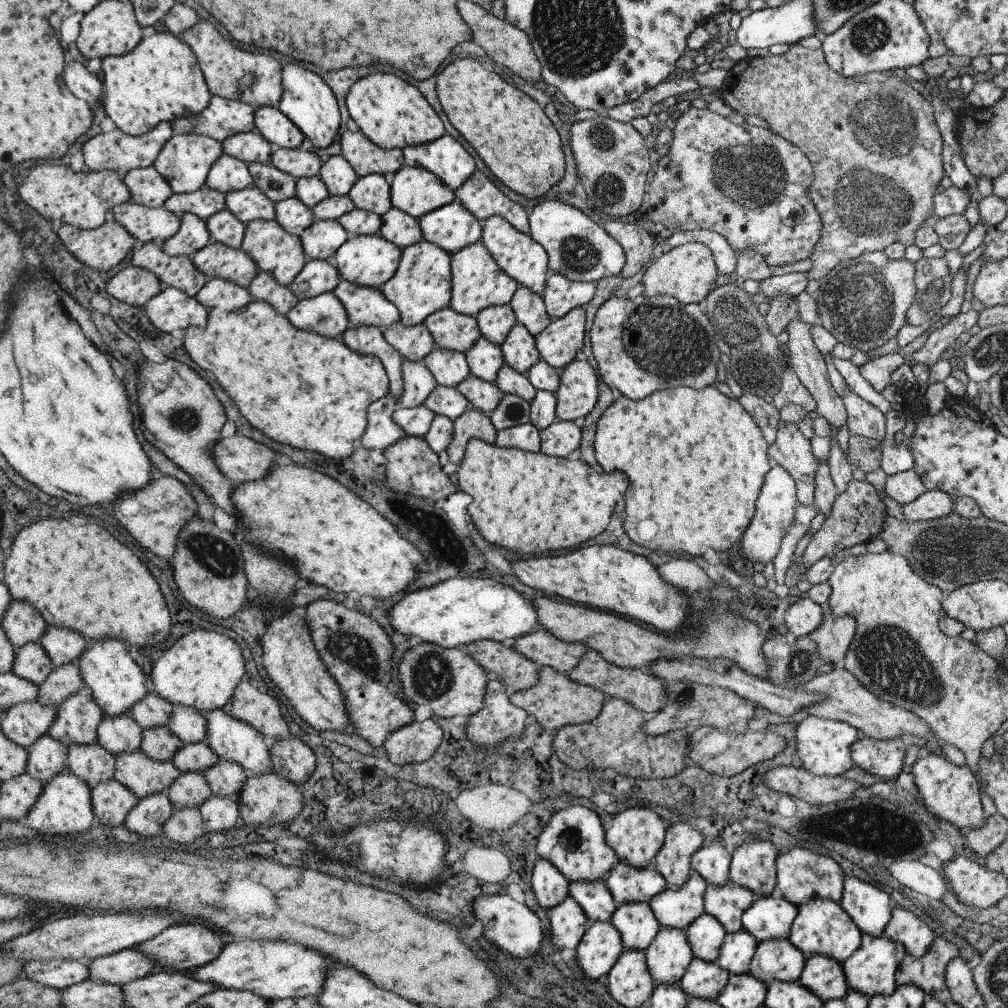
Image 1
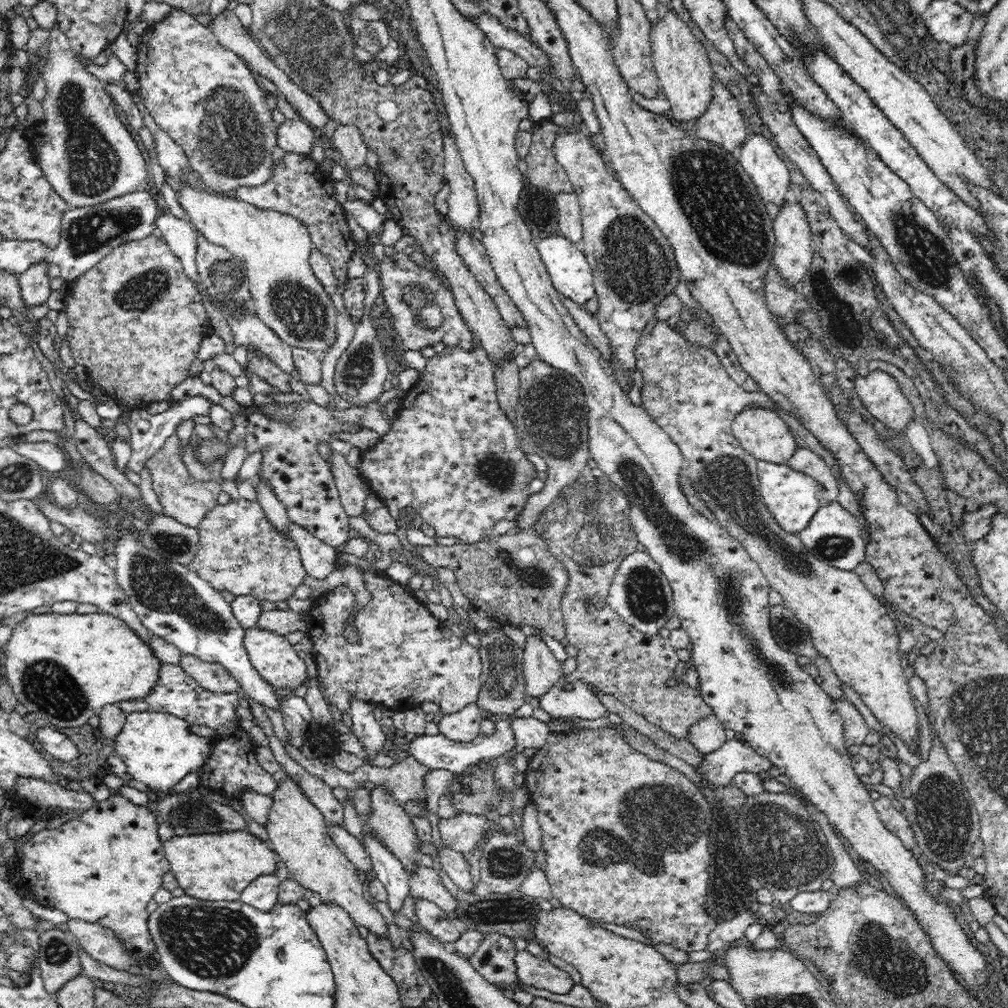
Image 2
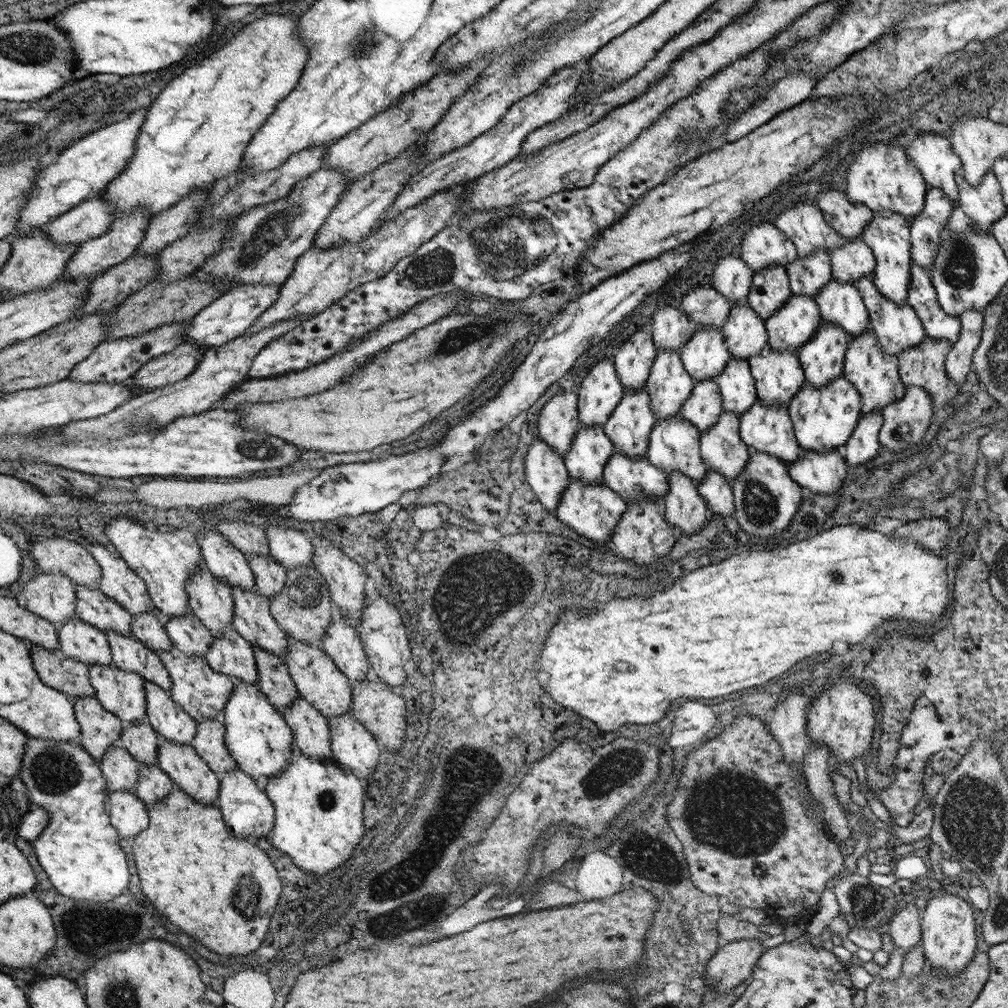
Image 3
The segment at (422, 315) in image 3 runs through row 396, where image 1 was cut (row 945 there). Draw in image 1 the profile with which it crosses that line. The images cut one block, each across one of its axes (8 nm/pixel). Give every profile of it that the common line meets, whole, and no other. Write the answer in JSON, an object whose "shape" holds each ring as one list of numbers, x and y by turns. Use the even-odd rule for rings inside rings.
{"shape":[[227,940,223,946,221,954,211,960,209,964,203,964,201,968,189,970,185,974,191,974,195,982,207,982,213,984,217,990,235,990,235,992,251,992,257,994,259,998,267,1002,277,1002,277,1000,293,1000,293,998,315,998,323,992,327,976,323,978,325,970,325,958,319,956,317,952,295,946,295,944,285,944,285,942,253,942,253,940]]}

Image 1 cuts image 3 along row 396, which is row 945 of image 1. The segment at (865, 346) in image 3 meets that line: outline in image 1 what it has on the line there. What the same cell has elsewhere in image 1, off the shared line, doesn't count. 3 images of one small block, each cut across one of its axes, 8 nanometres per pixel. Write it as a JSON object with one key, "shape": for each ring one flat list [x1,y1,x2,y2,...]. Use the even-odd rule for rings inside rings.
{"shape":[[863,934,861,948,849,960,845,960,841,964,843,972,845,972,845,978,847,978,849,990,861,992,867,998,873,998,873,996,885,996,887,998,887,996,891,996,895,992,895,988,897,988,893,978,895,978,897,968,899,968,903,958,905,958,905,946,903,944,895,944,885,936,873,938,869,934]]}

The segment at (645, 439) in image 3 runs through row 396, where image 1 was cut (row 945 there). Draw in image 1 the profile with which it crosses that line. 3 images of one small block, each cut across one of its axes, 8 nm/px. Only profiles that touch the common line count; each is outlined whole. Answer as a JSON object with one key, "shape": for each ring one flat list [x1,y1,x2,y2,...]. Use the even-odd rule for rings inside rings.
{"shape":[[649,904,617,906,609,922,621,934,623,952,645,952,661,932,659,920,655,918]]}

